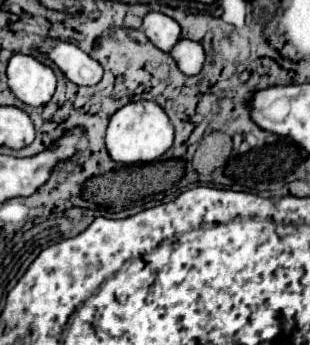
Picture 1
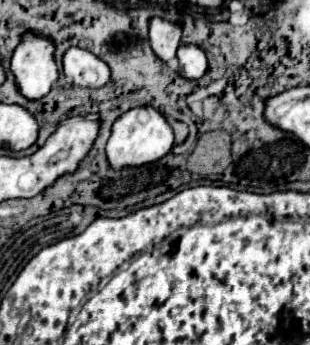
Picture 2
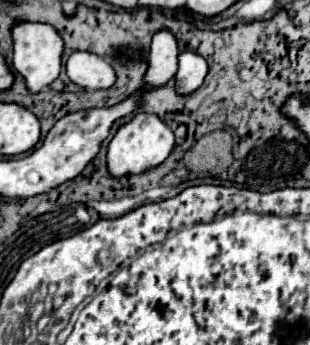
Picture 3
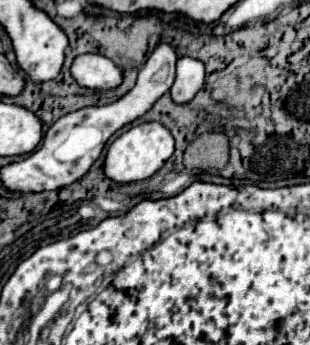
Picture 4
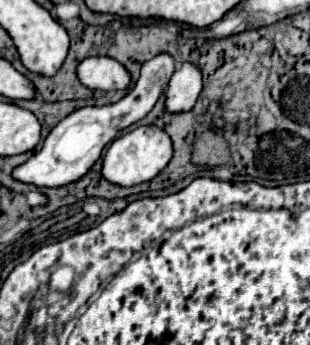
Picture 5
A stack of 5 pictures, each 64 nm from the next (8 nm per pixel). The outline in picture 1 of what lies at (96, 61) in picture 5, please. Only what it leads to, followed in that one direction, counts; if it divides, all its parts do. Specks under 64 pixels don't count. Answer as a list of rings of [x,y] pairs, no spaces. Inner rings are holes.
[[[44,40],[38,46],[38,52],[50,56],[56,62],[56,66],[64,72],[64,76],[78,86],[94,86],[104,76],[104,68],[100,68],[100,62],[96,62],[76,44],[68,42],[52,44],[52,40]]]

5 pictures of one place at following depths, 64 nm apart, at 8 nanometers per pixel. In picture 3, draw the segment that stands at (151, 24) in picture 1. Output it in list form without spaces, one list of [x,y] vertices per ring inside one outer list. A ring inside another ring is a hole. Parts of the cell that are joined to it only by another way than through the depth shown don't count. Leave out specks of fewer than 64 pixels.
[[[162,30],[156,32],[152,38],[152,50],[148,56],[148,68],[144,74],[144,86],[146,88],[162,88],[176,76],[178,68],[178,46],[176,38]]]

